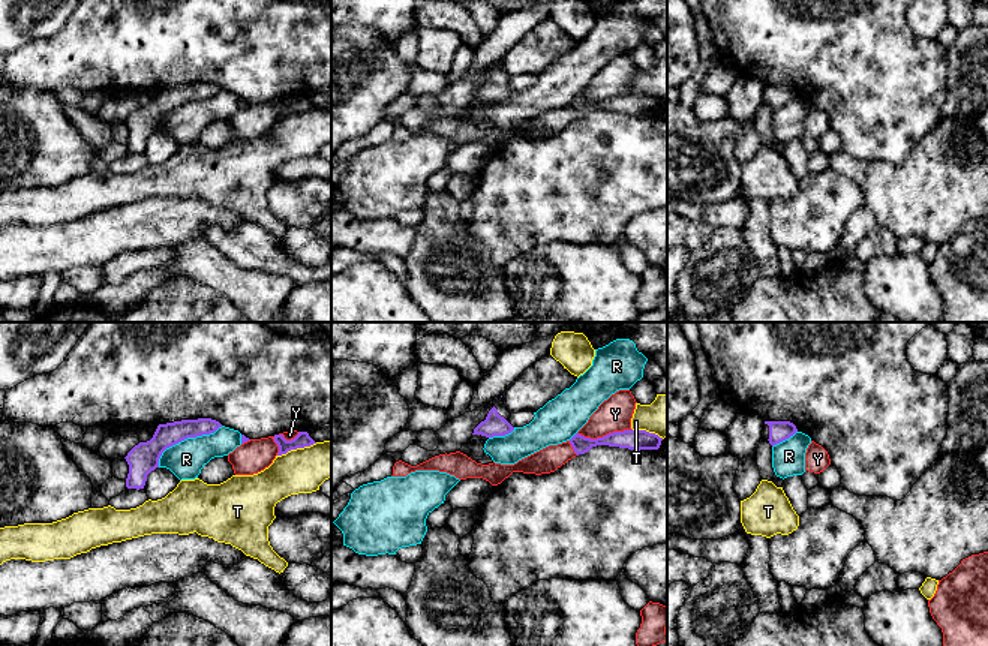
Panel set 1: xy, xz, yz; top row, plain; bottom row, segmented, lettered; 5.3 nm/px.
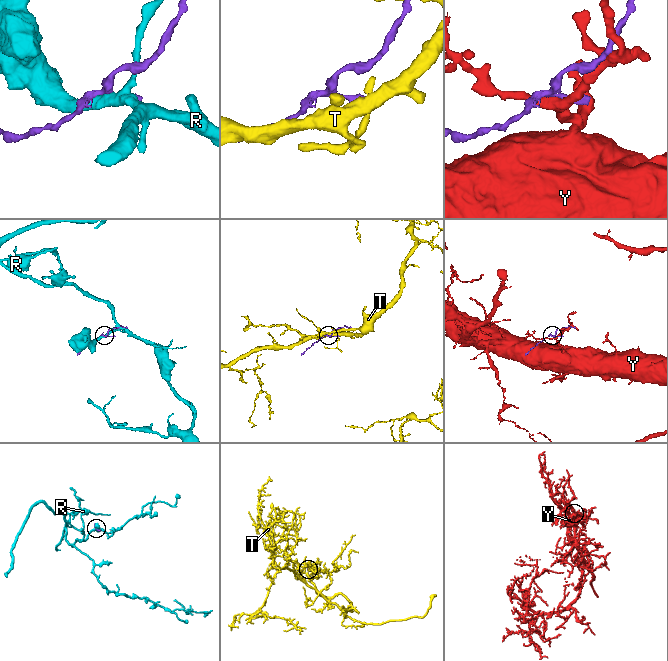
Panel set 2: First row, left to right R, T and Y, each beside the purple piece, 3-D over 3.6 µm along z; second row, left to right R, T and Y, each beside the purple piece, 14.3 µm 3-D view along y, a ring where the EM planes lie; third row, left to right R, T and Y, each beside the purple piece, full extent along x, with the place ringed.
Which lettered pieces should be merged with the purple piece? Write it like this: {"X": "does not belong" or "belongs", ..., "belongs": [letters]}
{"R": "does not belong", "T": "does not belong", "Y": "does not belong", "belongs": []}

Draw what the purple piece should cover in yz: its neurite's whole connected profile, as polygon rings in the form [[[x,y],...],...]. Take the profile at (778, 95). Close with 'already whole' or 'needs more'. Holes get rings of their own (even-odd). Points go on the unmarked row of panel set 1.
[[[765,85],[762,100],[774,111],[798,96],[790,85]]]; needs more

